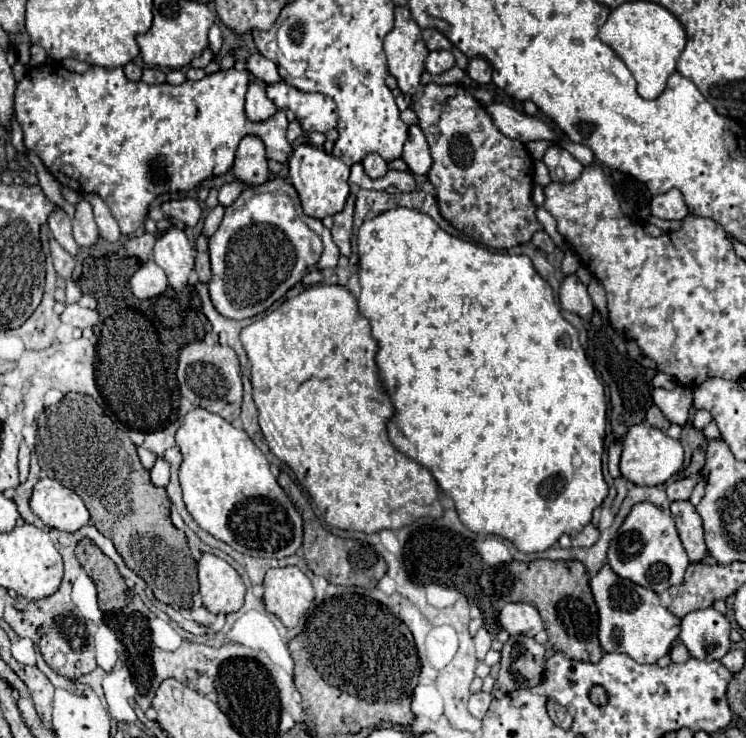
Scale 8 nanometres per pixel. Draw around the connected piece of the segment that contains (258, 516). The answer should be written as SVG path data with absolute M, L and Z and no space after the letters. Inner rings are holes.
M194 408L182 418L176 444L184 458L180 466L184 504L202 530L248 556L282 560L298 552L304 538L302 516L278 486L266 456L240 426Z

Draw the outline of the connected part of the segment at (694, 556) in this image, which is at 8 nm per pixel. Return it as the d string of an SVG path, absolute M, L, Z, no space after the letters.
M672 502L670 512L690 562L692 564L704 562L704 558L708 556L708 548L706 548L704 530L702 530L702 518L698 516L696 508L690 502Z

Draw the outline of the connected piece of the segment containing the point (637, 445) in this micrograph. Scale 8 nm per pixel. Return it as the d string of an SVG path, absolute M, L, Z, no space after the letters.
M636 424L628 430L622 440L622 458L620 458L620 472L626 480L640 484L640 486L660 486L670 480L684 464L684 450L678 440L666 436L662 430L646 424Z

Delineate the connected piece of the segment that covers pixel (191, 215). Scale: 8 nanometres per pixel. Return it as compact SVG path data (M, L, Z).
M184 198L184 200L174 200L174 202L166 202L162 204L162 212L168 218L176 218L182 220L186 226L196 226L202 214L202 208L198 204L198 200L192 198Z

